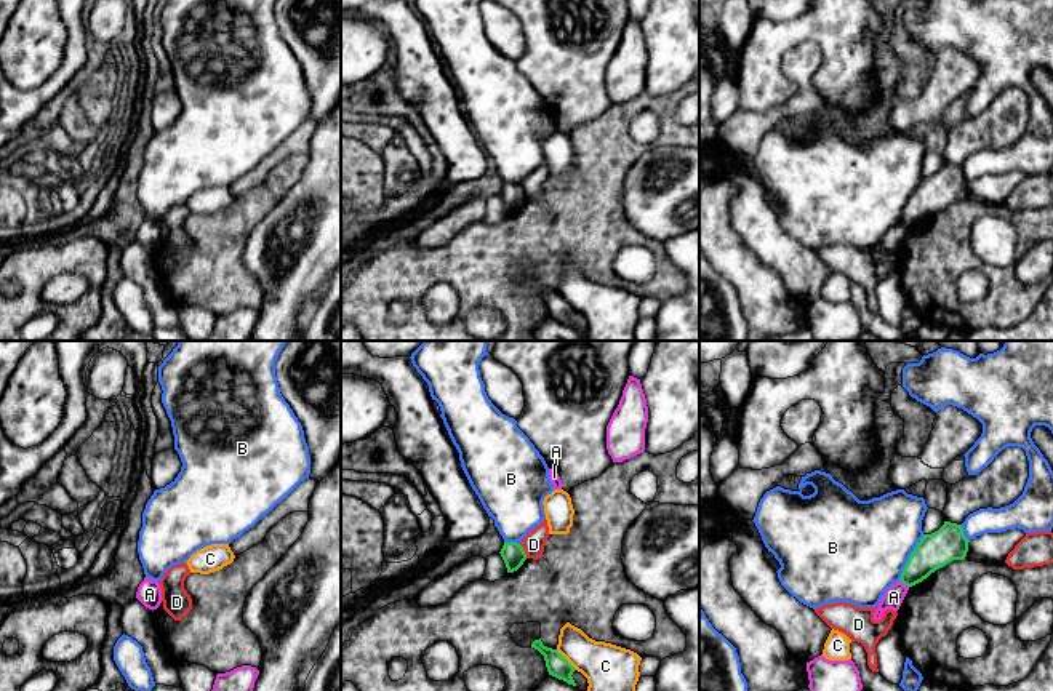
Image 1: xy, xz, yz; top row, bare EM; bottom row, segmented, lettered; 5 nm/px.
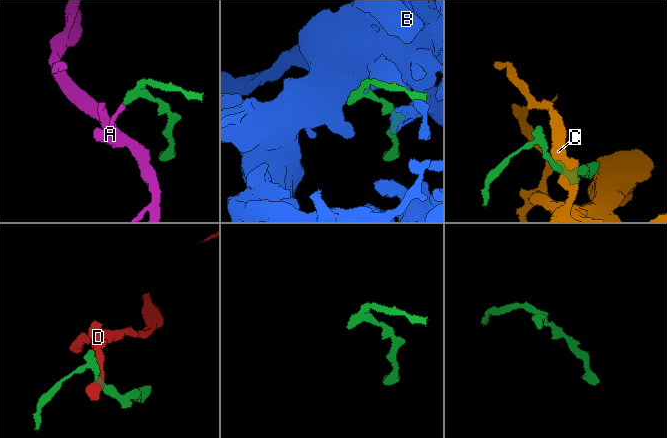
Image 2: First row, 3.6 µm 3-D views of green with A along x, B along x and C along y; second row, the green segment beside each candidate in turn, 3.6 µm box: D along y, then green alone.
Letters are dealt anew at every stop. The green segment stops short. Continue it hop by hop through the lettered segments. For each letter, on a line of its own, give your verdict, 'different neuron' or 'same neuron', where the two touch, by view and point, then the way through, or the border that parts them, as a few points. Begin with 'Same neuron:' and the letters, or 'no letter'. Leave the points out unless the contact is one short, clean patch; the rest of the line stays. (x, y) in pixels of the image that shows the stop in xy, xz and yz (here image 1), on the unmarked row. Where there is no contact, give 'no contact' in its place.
Same neuron: no letter
A: different neuron; contact yz (904, 226); border yz (900, 221), (908, 229)
B: different neuron; contact yz (909, 199)
C: different neuron; contact xz (565, 301)
D: different neuron; contact xz (524, 192)

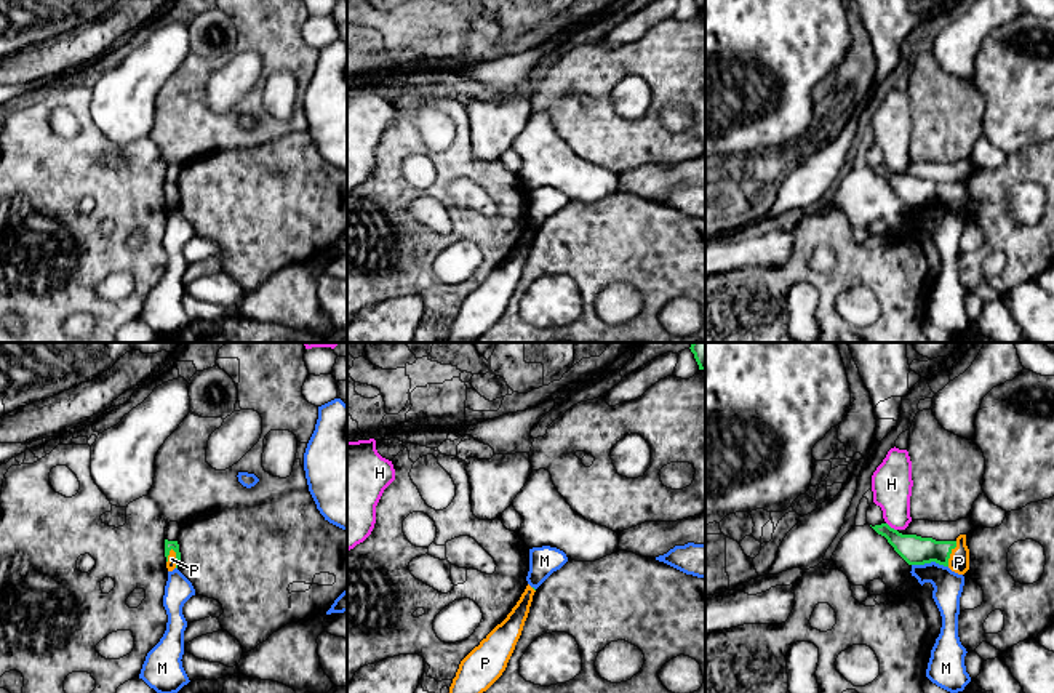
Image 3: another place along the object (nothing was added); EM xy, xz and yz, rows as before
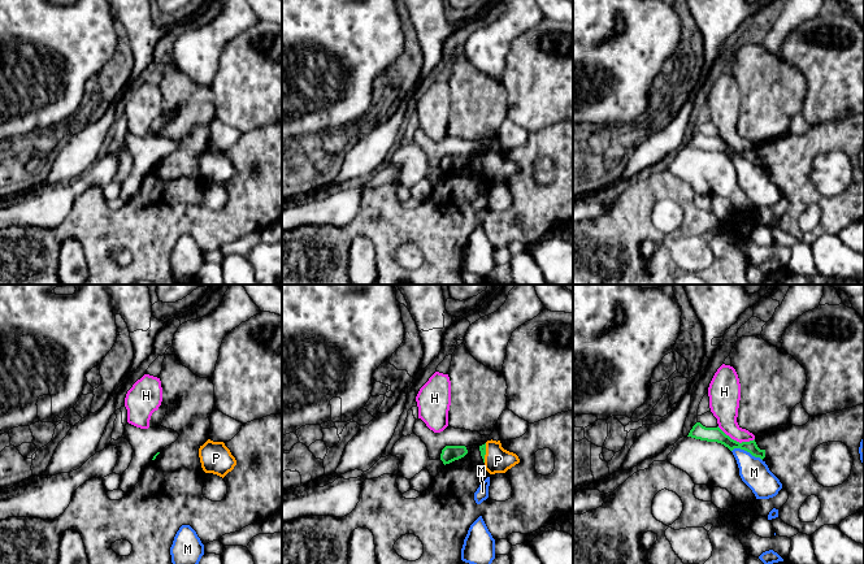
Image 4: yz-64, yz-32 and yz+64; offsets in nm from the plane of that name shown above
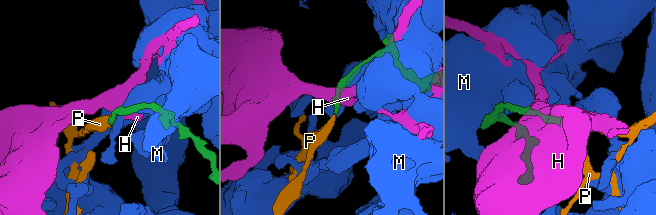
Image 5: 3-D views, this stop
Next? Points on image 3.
Same neuron: P
H: different neuron; contact yz (890, 168); border yz (886, 164), (896, 172)
M: different neuron; contact yz (930, 204)
P: same neuron; contact xy (176, 199); way xy (168, 186), (176, 199), (171, 200)

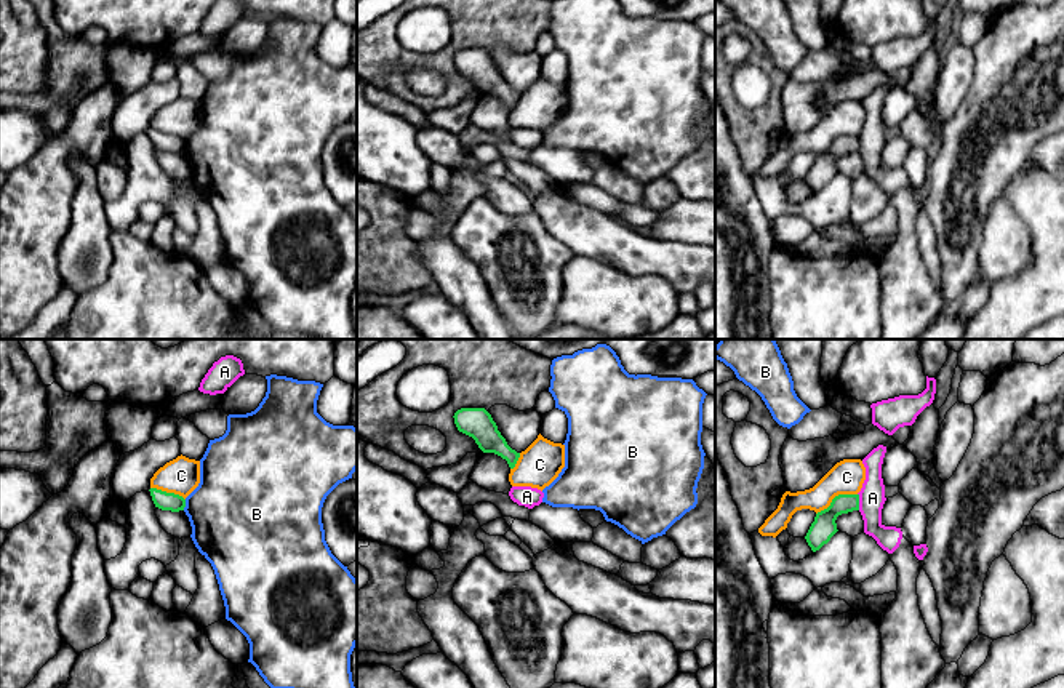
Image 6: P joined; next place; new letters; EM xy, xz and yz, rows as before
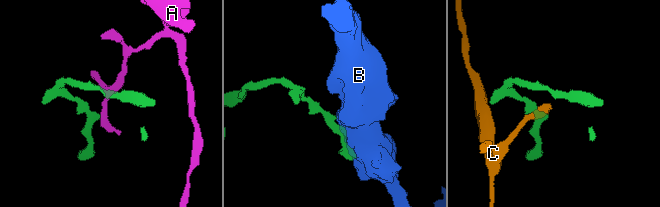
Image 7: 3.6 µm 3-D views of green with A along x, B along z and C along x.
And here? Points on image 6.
Same neuron: no letter
A: different neuron; contact yz (858, 143); border yz (858, 135), (860, 151)
B: different neuron; contact xy (184, 146)
C: different neuron; contact yz (836, 138); border yz (856, 135), (839, 135), (816, 156)

